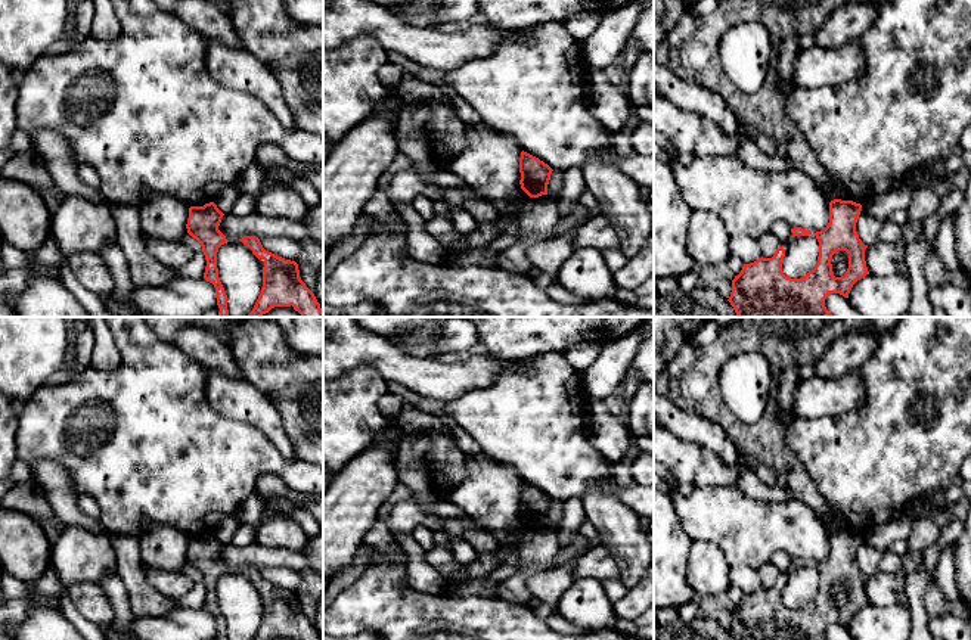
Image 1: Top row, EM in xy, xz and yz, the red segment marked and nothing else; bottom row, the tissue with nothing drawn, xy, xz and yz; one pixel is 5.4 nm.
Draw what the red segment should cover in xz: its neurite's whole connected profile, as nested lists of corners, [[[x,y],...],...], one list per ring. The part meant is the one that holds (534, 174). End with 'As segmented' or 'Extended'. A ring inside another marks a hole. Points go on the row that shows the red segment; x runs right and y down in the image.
[[[521,152],[519,158],[519,173],[521,173],[521,189],[530,198],[539,198],[542,195],[547,195],[547,184],[550,180],[552,168],[540,161],[539,158]]]. As segmented

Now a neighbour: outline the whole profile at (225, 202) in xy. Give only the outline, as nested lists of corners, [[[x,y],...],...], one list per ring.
[[[230,184],[215,201],[214,204],[223,214],[229,214],[232,206],[236,202],[236,184]]]

